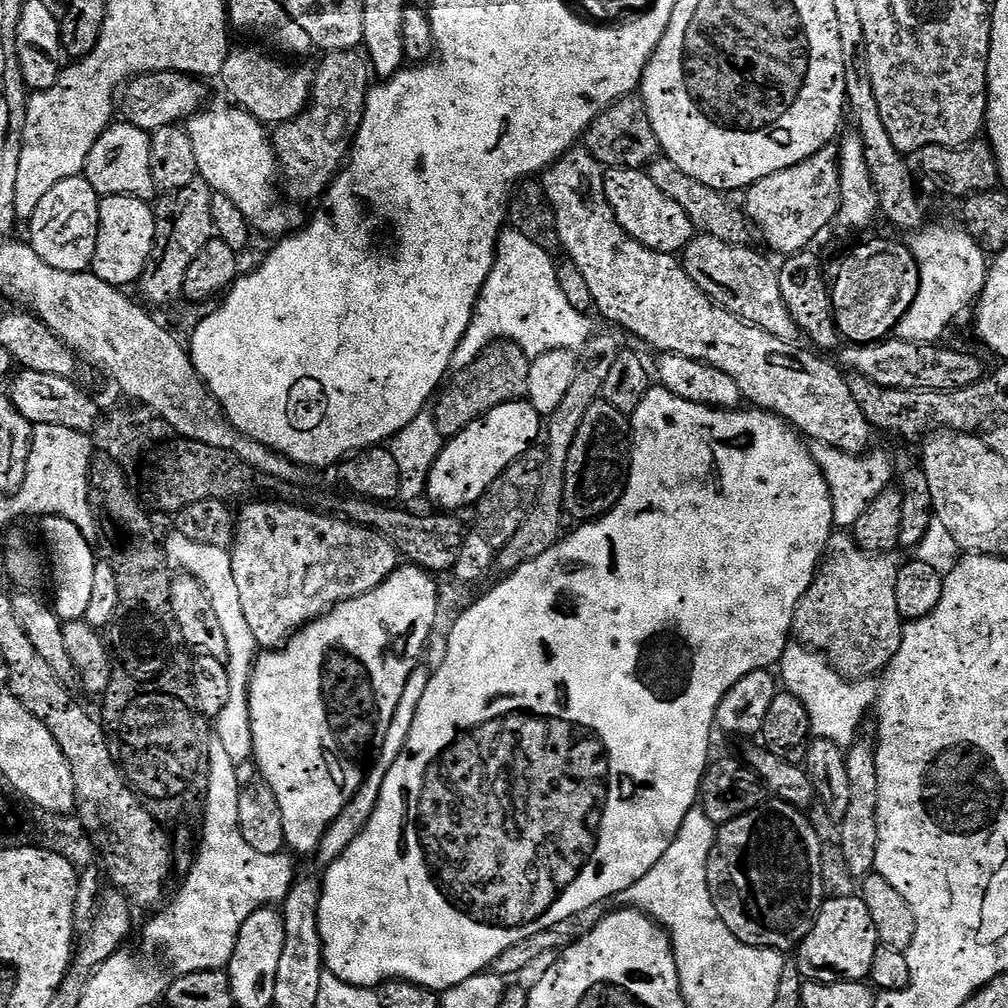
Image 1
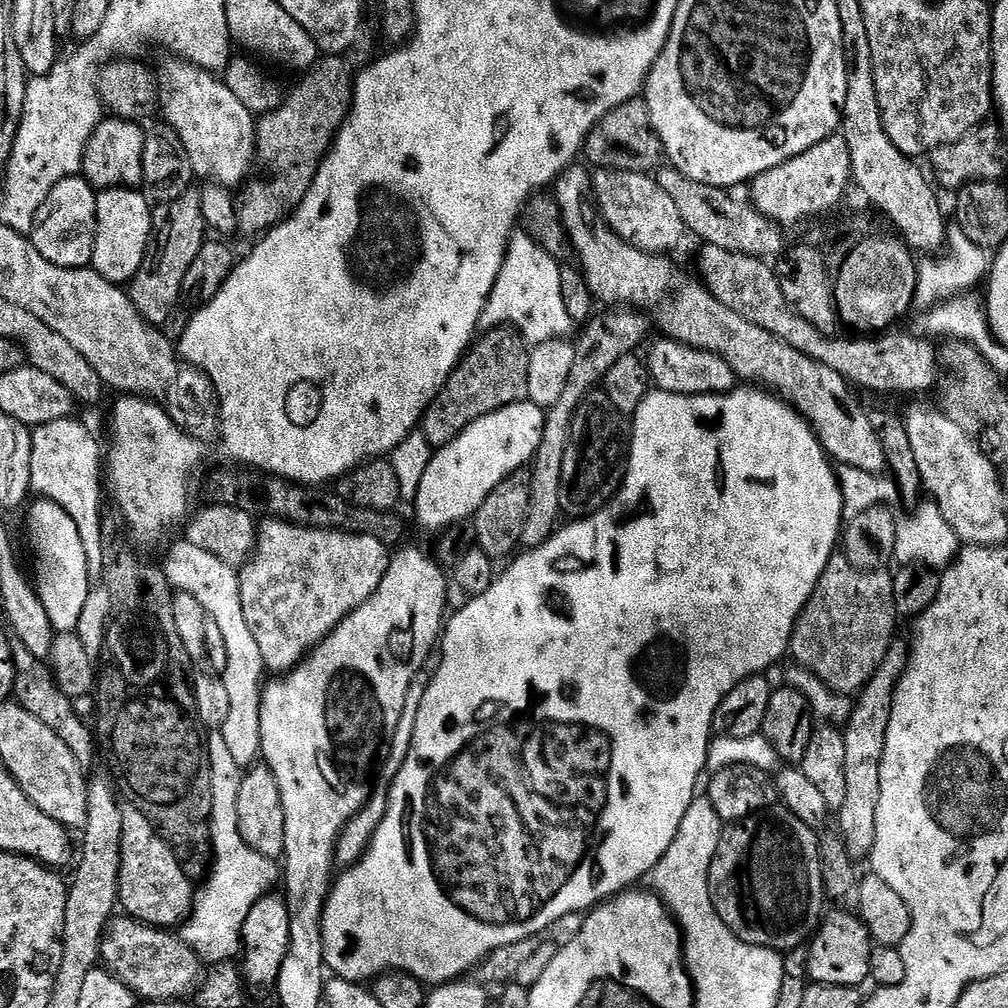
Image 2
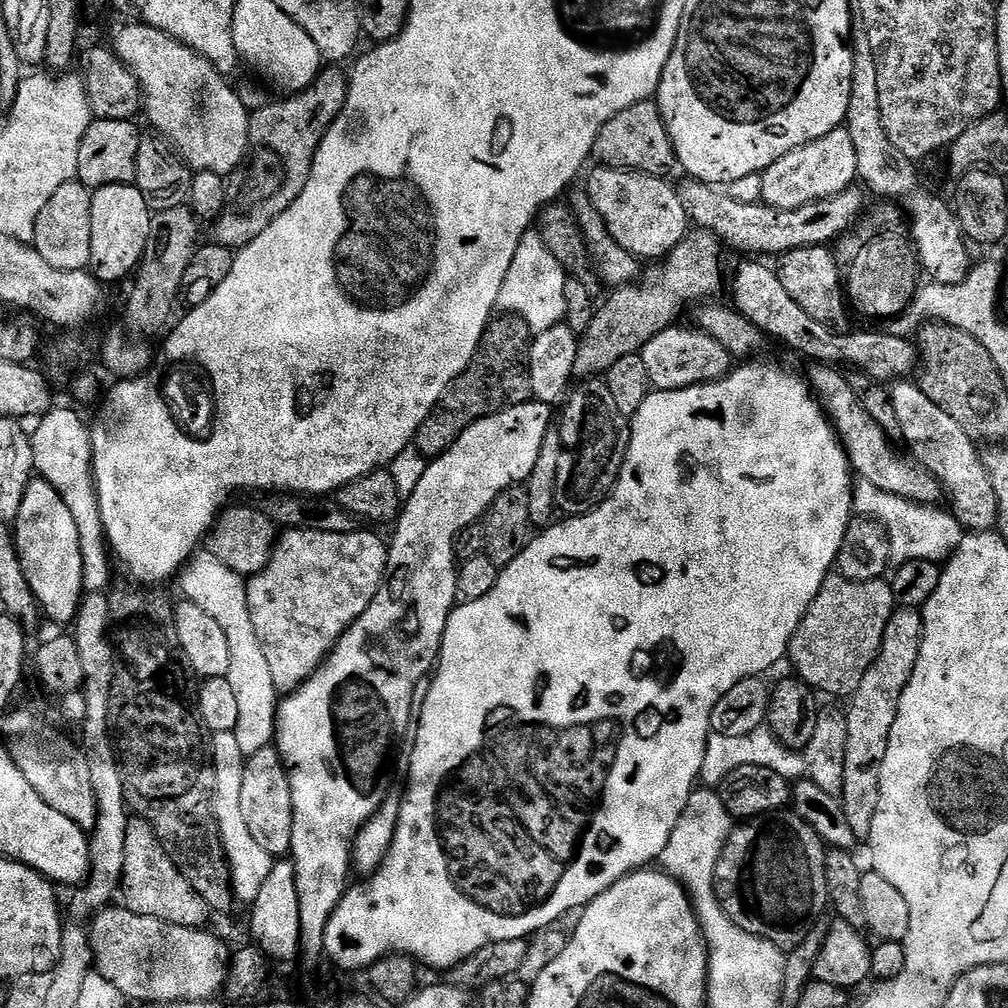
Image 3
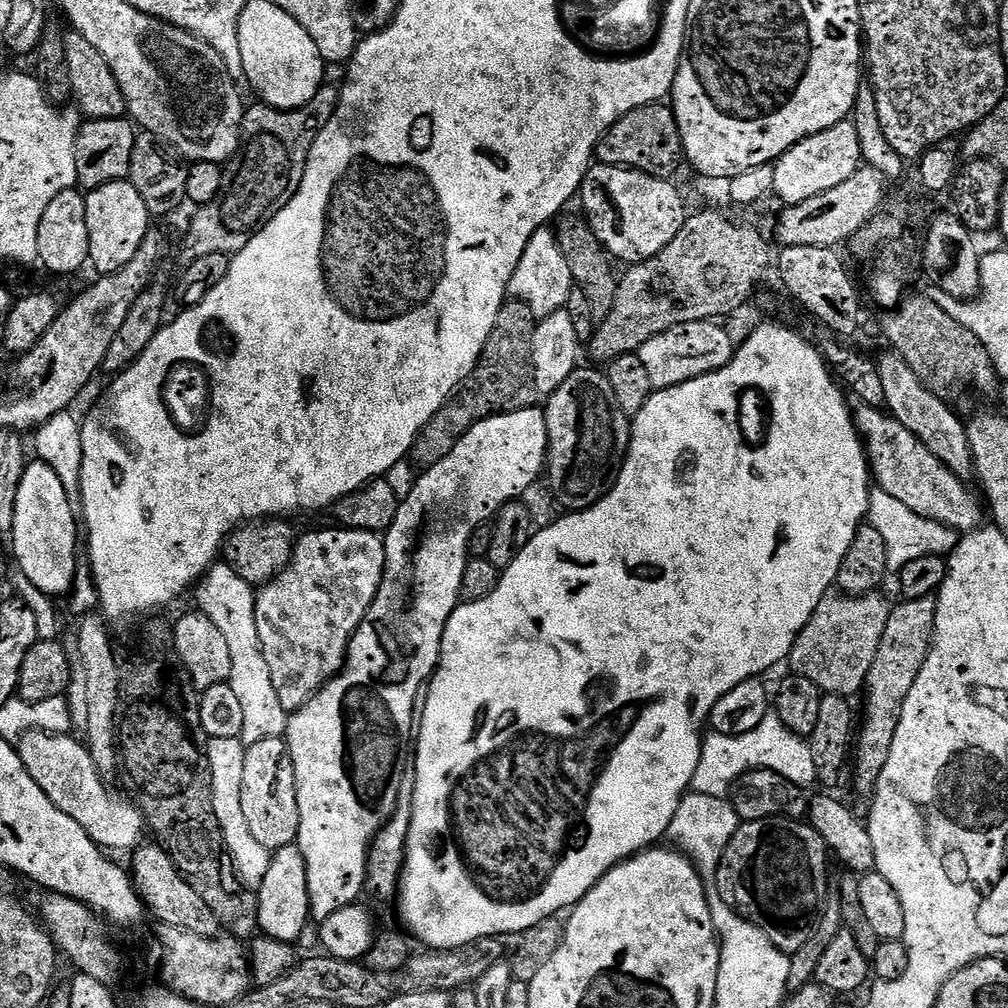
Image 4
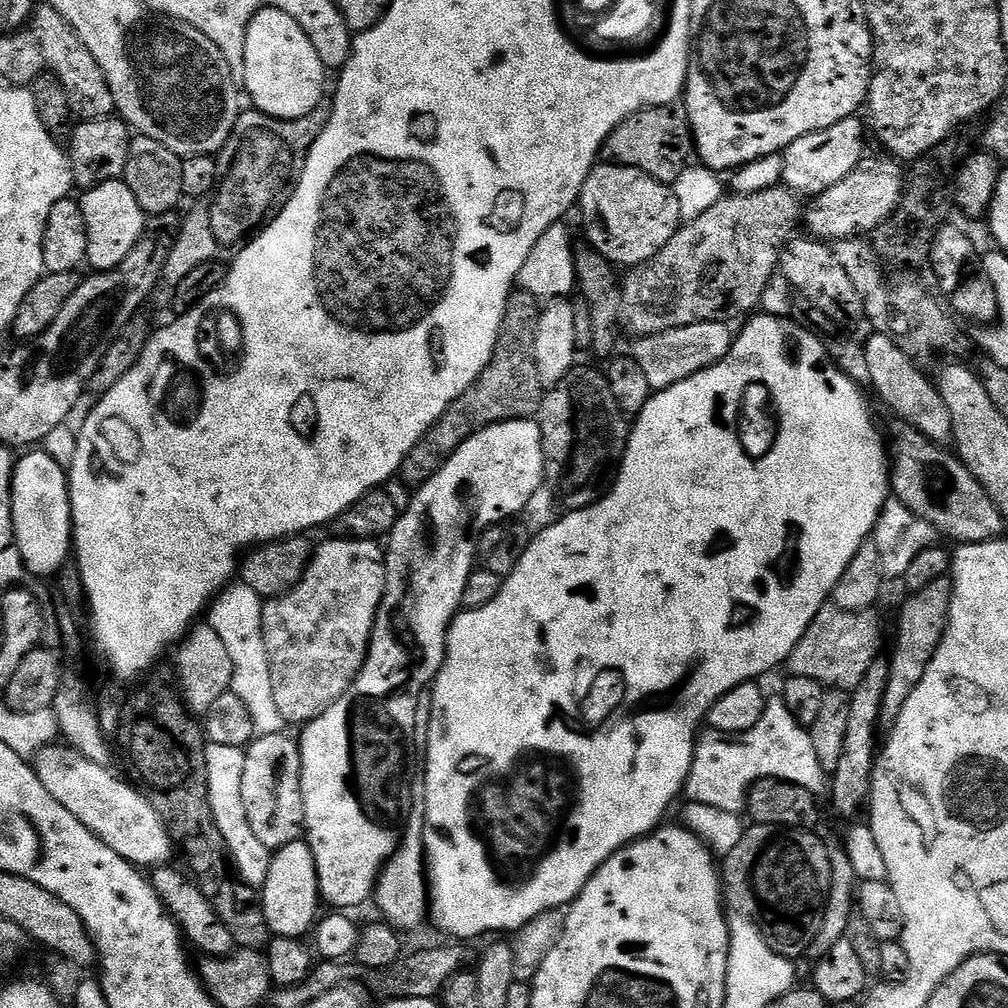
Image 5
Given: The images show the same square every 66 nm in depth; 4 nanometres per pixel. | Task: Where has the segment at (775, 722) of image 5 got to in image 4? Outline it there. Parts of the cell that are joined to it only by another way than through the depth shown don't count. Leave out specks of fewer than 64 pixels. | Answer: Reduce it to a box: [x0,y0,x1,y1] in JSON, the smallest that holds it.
[691,714,816,797]

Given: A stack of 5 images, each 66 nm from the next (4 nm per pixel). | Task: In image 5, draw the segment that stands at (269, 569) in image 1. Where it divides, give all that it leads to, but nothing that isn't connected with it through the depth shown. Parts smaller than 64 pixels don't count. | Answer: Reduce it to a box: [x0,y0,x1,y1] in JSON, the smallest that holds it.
[262,538,386,726]

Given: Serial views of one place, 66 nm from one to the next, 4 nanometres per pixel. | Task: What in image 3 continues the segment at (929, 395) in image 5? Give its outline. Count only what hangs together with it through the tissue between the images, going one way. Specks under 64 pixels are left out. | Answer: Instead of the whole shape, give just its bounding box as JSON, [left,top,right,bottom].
[890,380,1000,532]

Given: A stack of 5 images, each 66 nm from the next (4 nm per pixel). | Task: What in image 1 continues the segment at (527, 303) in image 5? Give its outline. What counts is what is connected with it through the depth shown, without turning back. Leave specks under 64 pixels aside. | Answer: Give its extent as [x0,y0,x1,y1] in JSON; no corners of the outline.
[431,340,532,438]

